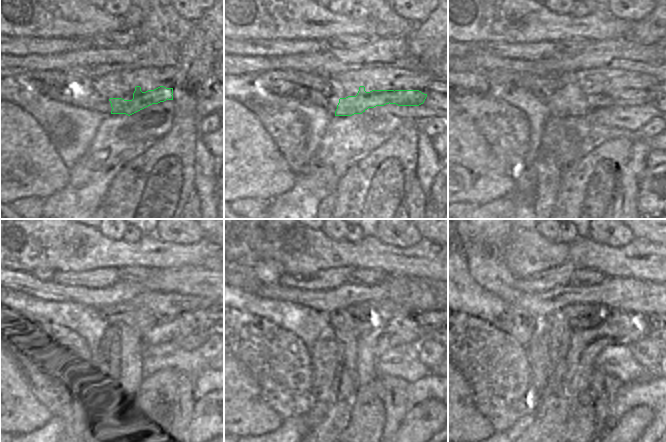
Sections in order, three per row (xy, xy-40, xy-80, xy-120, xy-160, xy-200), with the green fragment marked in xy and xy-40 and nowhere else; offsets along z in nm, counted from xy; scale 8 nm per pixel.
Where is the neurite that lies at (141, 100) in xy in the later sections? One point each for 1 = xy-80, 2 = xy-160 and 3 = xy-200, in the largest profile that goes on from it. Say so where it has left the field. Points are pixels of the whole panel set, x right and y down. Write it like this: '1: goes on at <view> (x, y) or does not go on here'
1: goes on at xy-80 (589, 101)
2: goes on at xy-160 (425, 323)
3: goes on at xy-200 (651, 320)

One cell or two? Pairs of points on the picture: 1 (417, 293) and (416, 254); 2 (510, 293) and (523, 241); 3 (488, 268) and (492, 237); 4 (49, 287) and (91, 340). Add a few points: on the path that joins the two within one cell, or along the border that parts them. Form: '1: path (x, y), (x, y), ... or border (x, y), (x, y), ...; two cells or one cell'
1: border (392, 276), (411, 277), (413, 279); two cells
2: border (501, 257), (508, 270), (515, 277); two cells
3: path (489, 260), (494, 254), (492, 245); one cell
4: border (38, 299), (75, 301), (84, 305); two cells

